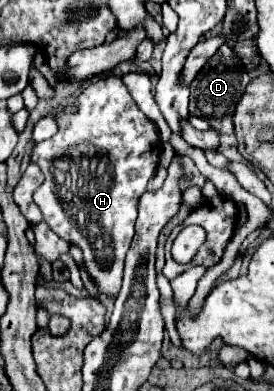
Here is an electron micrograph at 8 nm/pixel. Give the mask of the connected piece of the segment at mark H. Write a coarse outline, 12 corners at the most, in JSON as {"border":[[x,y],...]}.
{"border":[[116,75],[34,145],[34,193],[118,295],[160,135]]}

